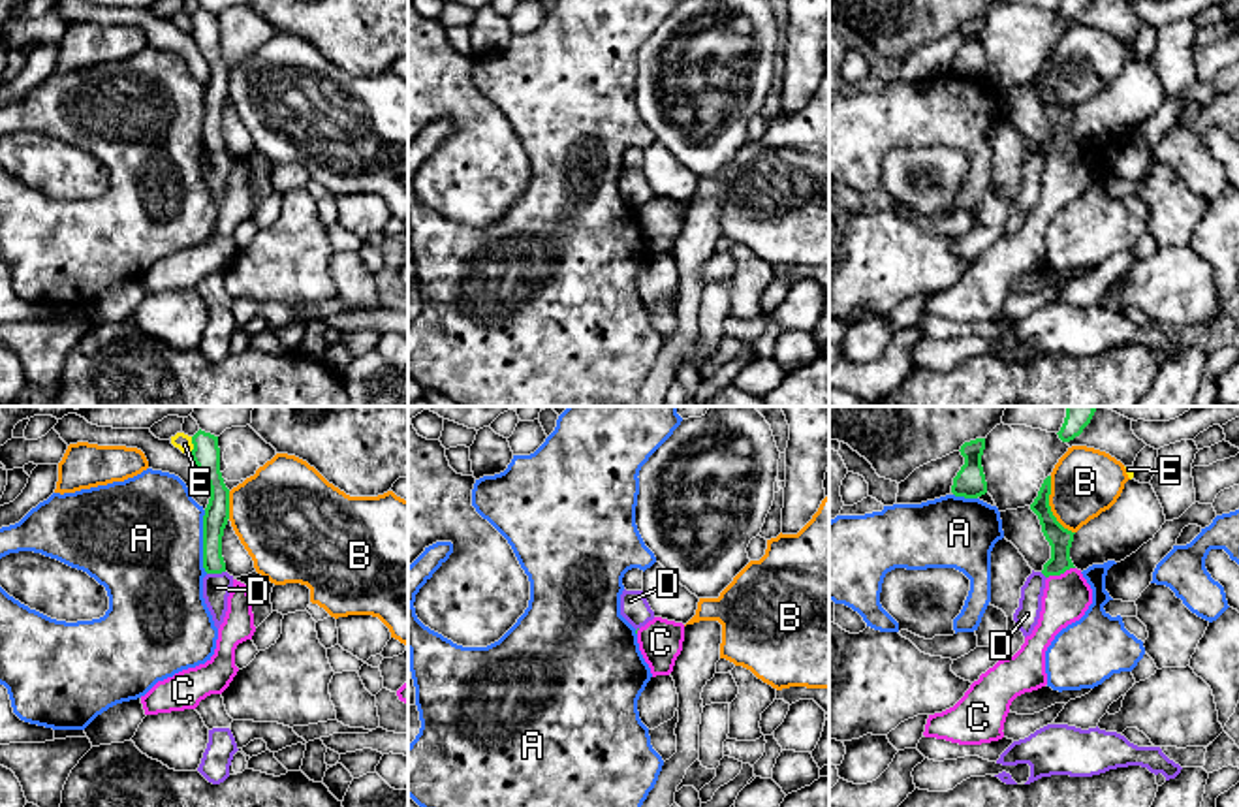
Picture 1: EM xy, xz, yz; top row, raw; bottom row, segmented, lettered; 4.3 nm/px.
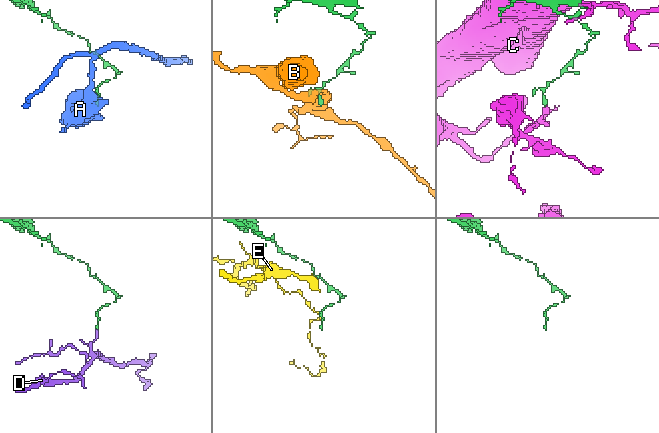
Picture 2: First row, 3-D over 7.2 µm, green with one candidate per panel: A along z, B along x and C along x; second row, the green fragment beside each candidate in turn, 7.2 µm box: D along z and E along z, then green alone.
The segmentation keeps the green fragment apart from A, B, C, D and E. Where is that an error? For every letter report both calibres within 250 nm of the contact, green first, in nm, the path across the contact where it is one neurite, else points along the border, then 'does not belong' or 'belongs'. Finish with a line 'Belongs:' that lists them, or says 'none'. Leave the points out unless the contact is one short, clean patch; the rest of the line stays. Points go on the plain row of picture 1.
A: calibres 110 and 500 nm; does not belong
B: calibres 100 and 300 nm; border yz (1050, 55), (1050, 89), (1074, 111); does not belong
C: calibres 100 and 200 nm; border yz (1074, 145), (1048, 157); does not belong
D: calibres 110 and 120 nm; border xy (224, 149), (207, 153); does not belong
E: calibres 120 and 70 nm; border xy (190, 15), (192, 32); does not belong
Belongs: none

